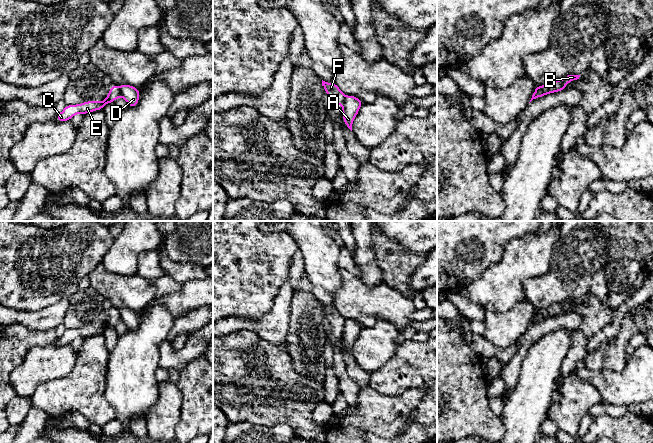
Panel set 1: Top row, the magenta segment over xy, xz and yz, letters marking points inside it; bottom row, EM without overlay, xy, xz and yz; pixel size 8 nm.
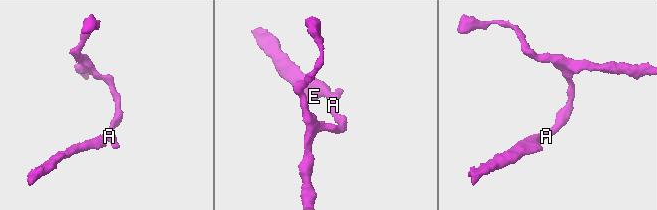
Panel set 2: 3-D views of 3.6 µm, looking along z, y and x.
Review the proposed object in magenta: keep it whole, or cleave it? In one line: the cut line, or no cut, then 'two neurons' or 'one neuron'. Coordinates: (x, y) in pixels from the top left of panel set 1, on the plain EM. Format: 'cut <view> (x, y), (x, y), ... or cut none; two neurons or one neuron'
cut xz (346, 320), (342, 329); two neurons

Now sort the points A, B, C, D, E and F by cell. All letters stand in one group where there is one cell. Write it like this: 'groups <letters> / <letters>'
groups A B D / C E F

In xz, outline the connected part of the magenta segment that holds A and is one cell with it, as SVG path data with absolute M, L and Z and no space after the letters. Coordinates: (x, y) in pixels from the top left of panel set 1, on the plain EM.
M346 320L343 327L342 340L345 349L352 355L352 349L355 341L363 326L356 320Z

